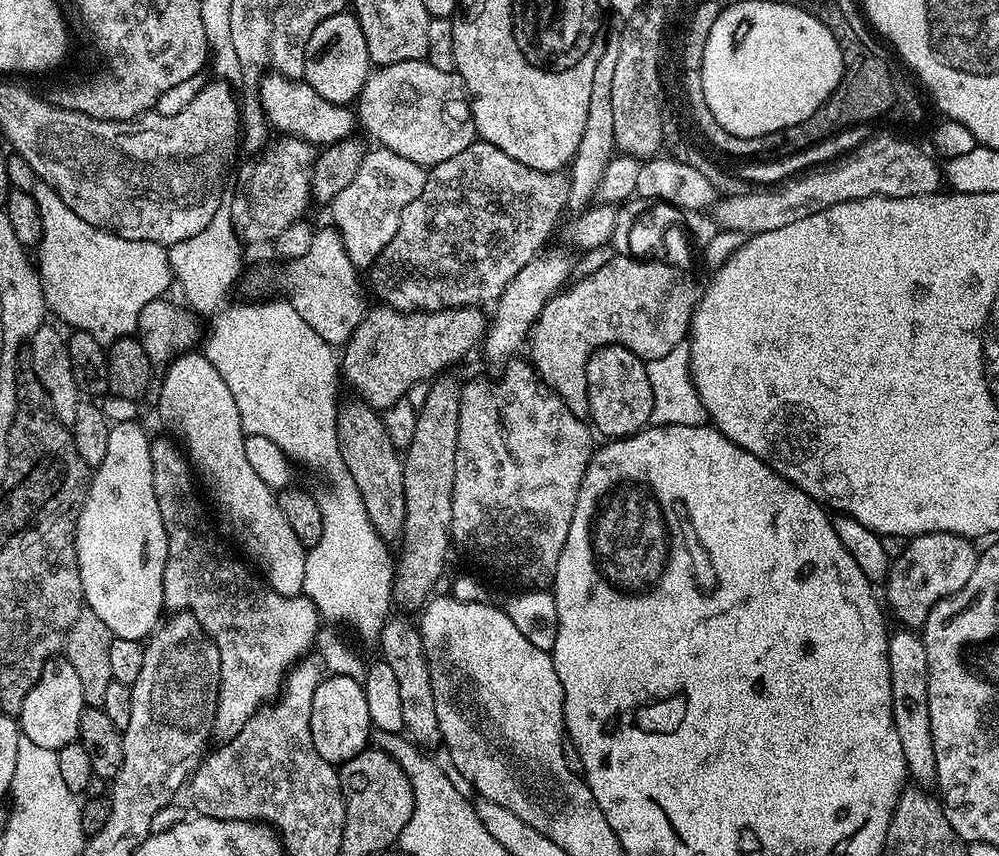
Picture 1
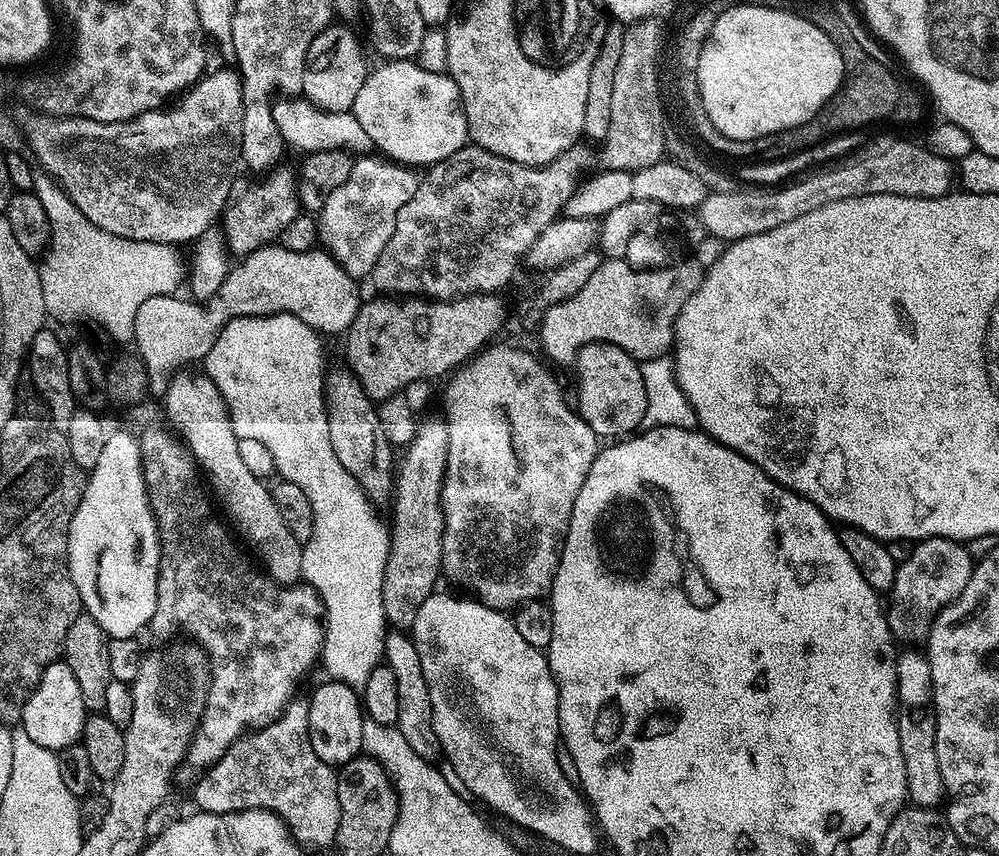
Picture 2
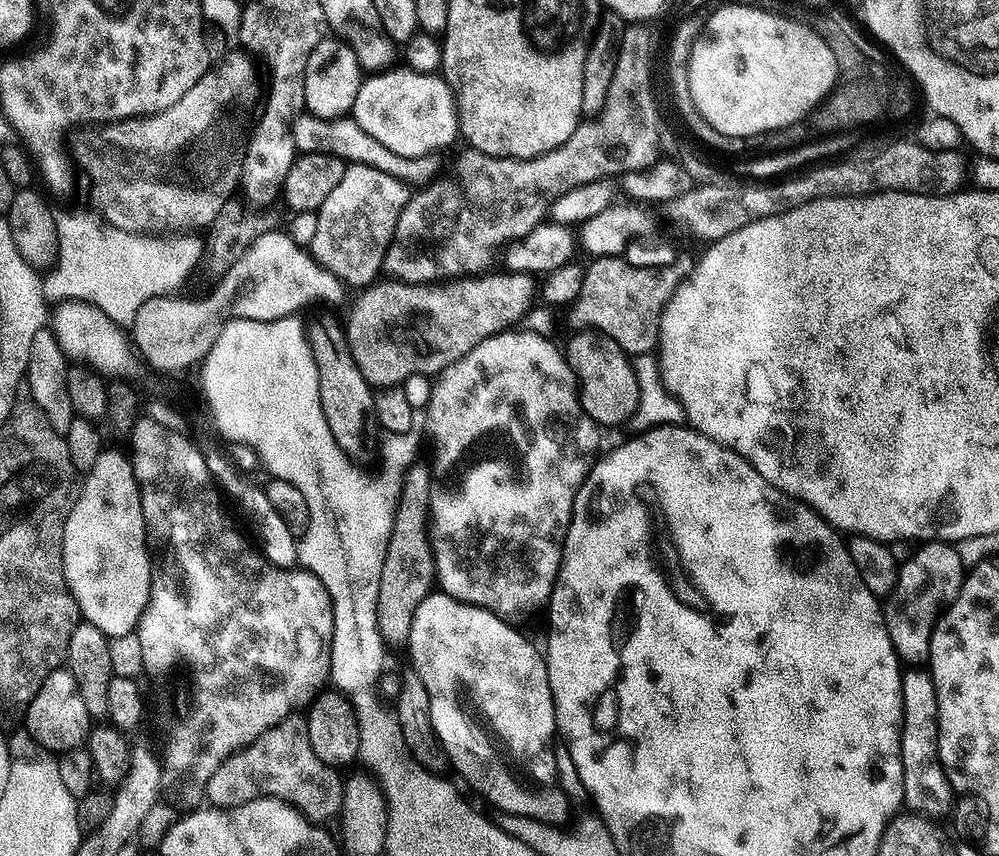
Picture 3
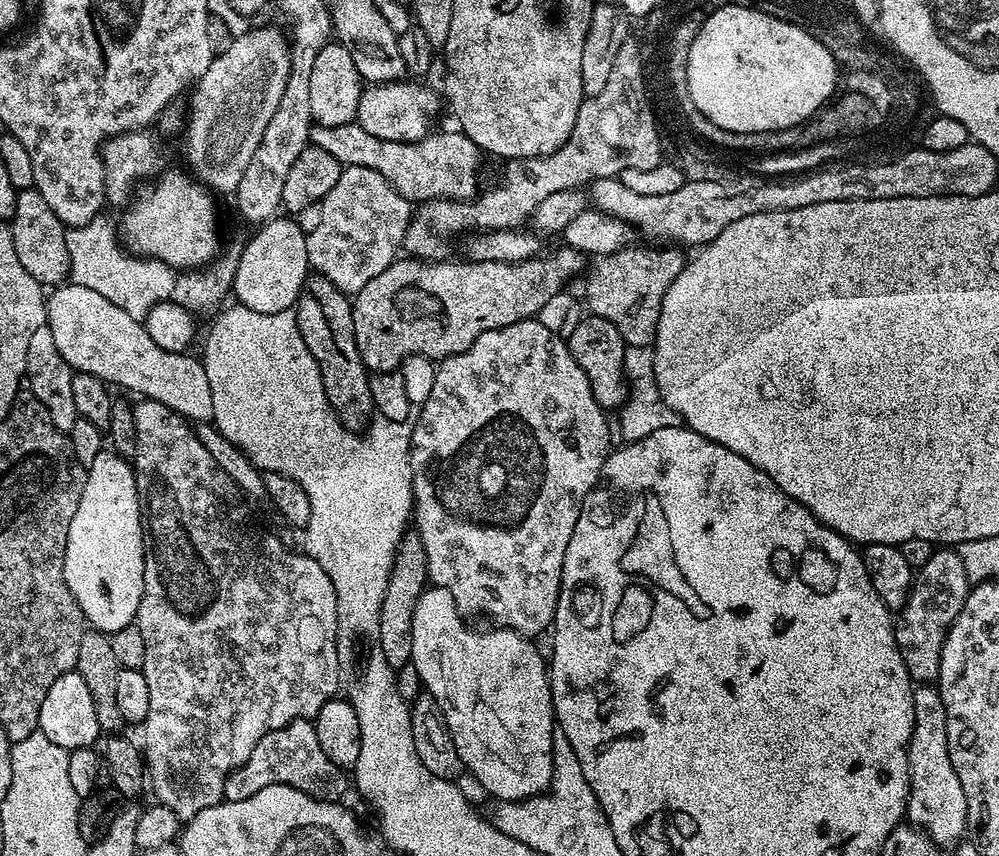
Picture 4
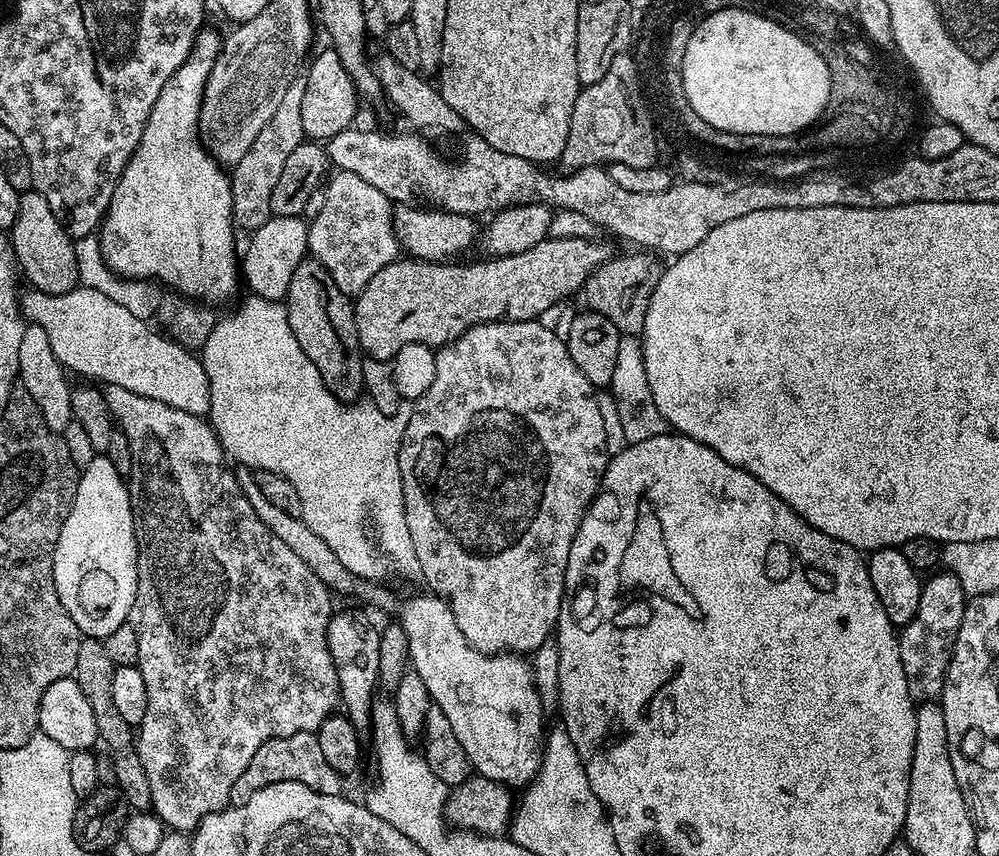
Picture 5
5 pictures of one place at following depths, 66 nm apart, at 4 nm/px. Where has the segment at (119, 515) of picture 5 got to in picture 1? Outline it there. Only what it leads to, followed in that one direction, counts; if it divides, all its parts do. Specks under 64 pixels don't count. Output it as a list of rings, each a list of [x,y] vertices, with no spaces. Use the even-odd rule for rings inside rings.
[[[136,420],[113,423],[106,458],[91,473],[88,497],[76,520],[76,565],[82,578],[87,611],[98,614],[110,626],[117,640],[143,641],[161,623],[164,607],[164,571],[168,561],[166,530],[154,498],[154,474],[150,462],[150,436],[139,428]]]

